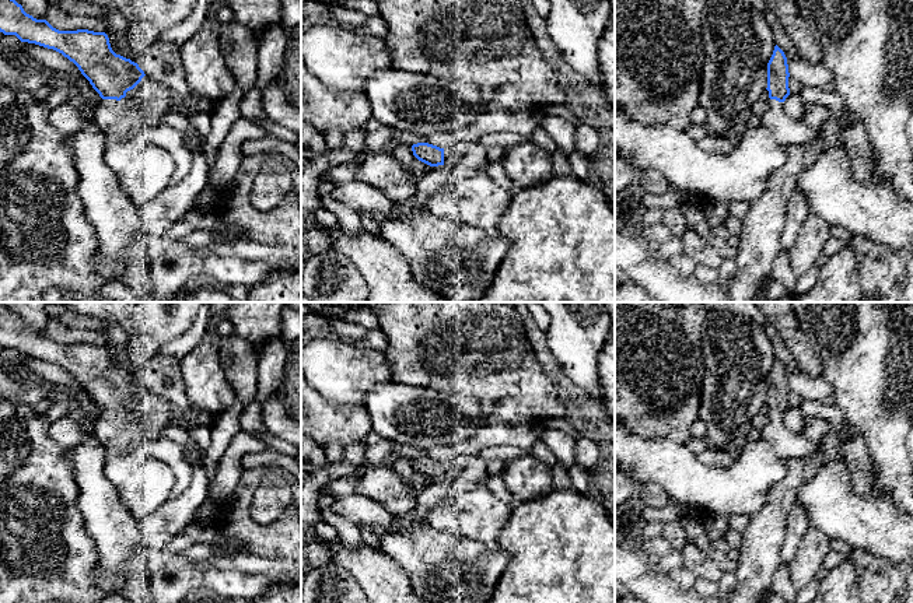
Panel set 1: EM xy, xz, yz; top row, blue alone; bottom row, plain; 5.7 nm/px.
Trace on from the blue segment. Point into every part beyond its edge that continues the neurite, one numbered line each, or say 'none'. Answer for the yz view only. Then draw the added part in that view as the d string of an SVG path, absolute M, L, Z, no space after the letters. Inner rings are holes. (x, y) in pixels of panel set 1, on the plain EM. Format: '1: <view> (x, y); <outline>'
1: yz (786, 444); M769 413L766 425L760 437L766 439L773 451L783 459L802 459L811 457L816 453L815 442L804 438L798 432L791 432L786 428L783 416Z

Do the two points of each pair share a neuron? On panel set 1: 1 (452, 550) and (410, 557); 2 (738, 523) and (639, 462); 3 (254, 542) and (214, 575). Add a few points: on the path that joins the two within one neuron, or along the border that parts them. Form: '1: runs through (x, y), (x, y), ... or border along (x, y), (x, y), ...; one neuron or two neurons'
1: runs through (443, 557), (420, 557); one neuron
2: border along (748, 515), (731, 515), (728, 518); two neurons
3: border along (235, 553), (251, 553), (272, 560); two neurons

